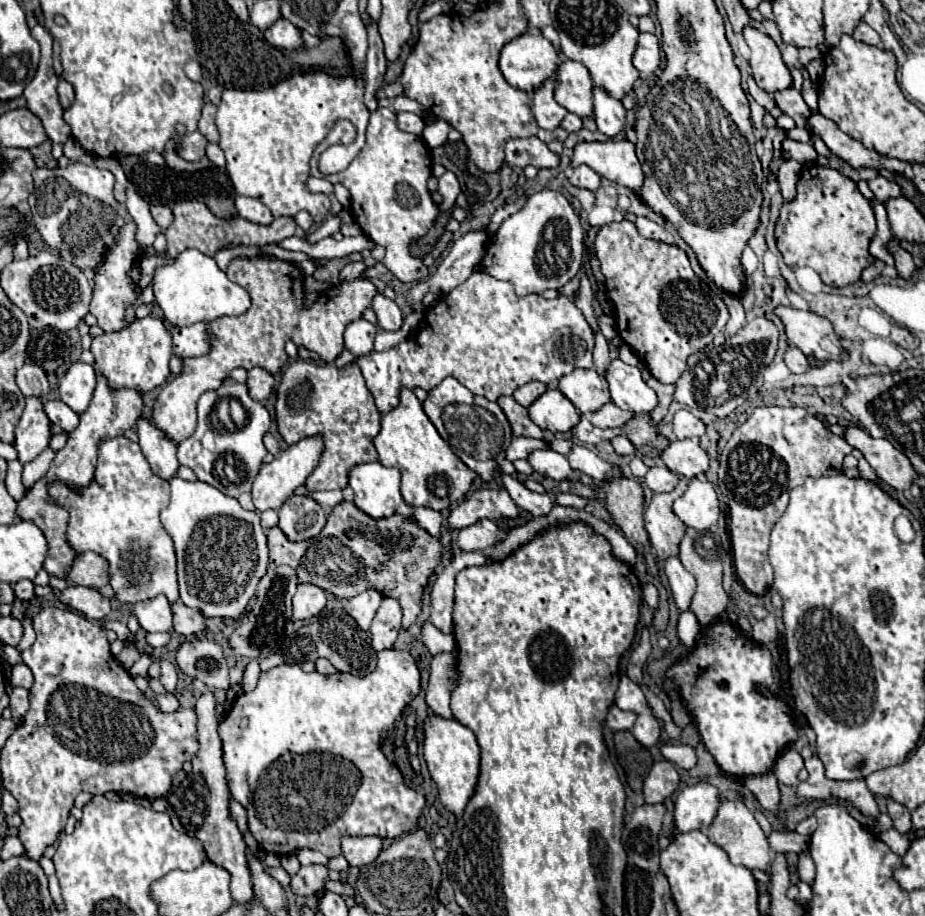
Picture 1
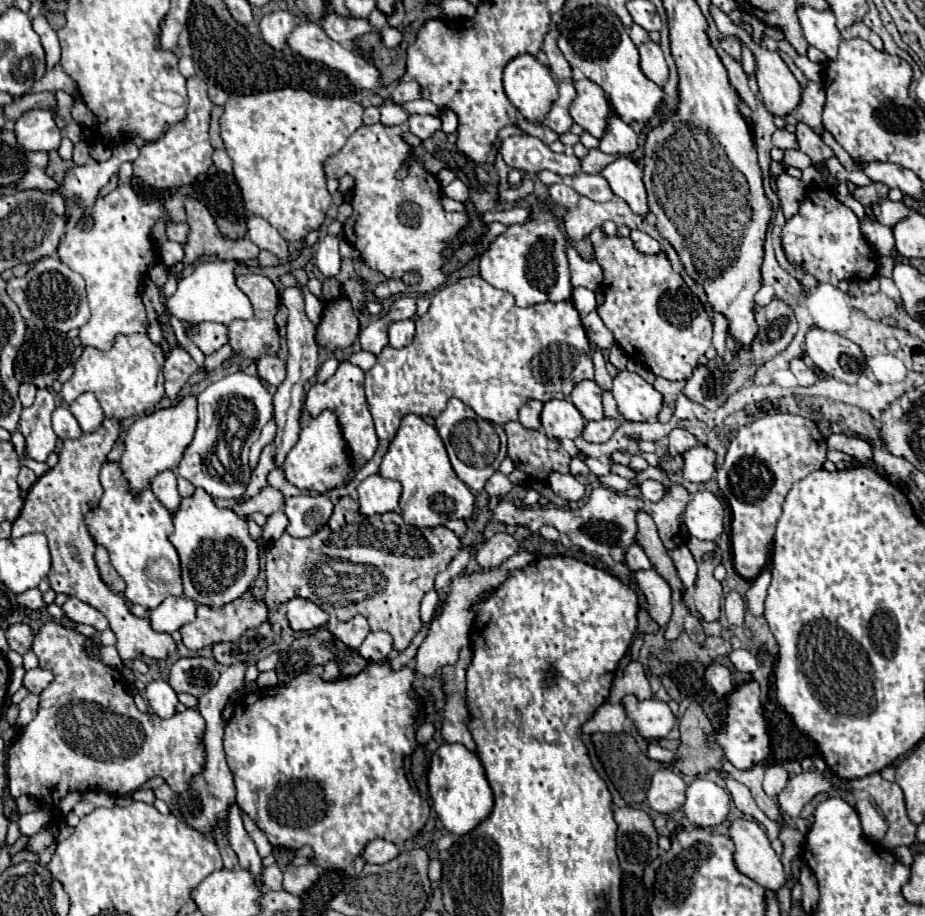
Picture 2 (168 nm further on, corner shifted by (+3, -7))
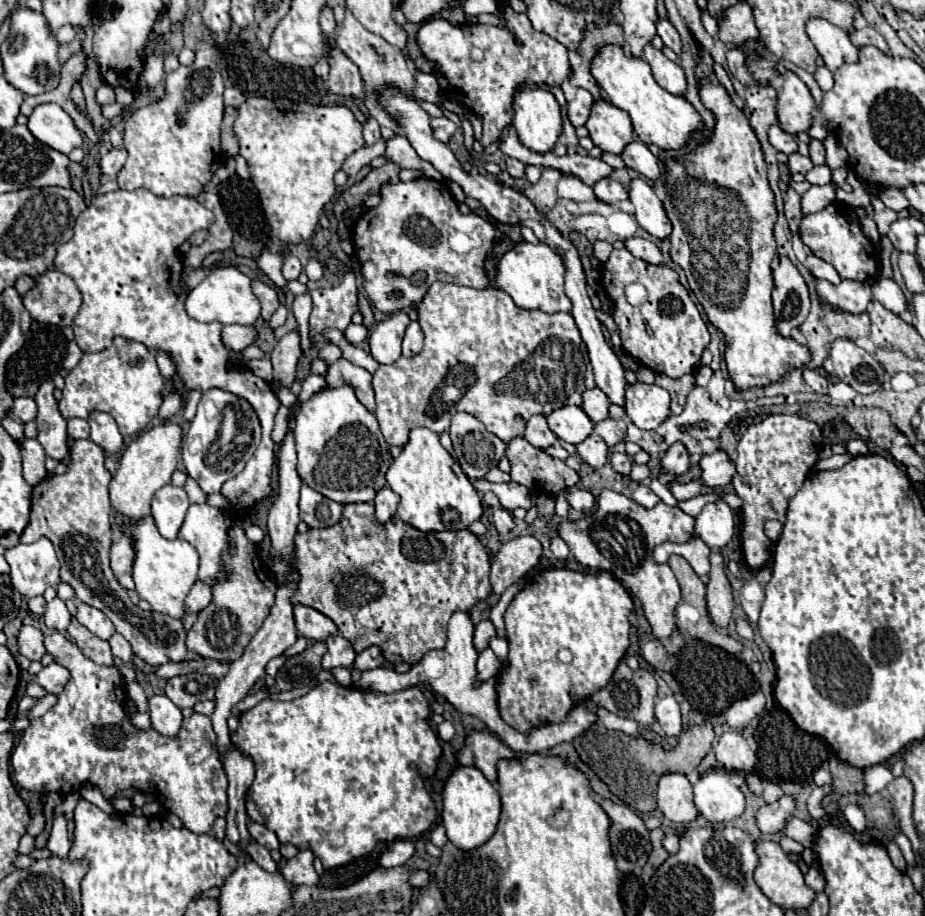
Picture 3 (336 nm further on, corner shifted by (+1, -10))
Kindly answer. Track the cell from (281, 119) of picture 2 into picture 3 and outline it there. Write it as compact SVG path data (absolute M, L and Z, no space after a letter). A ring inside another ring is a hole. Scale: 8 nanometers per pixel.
M249 96L237 108L237 112L239 114L233 124L233 132L239 142L239 154L247 160L251 182L259 192L271 234L281 238L285 244L309 240L317 228L325 204L335 196L335 172L341 170L349 154L365 144L361 124L347 106L313 106L307 102L293 102L289 98Z

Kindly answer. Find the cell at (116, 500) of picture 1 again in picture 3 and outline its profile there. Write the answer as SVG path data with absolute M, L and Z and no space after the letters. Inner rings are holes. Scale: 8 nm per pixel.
M113 512L113 526L129 528L129 536L133 540L135 560L133 560L133 580L135 580L135 592L139 598L147 600L151 604L151 610L183 618L183 600L189 592L189 588L197 582L197 568L199 568L199 556L197 550L185 542L185 540L167 540L159 534L153 516L145 516L141 520L133 520L129 516L123 516L121 512Z

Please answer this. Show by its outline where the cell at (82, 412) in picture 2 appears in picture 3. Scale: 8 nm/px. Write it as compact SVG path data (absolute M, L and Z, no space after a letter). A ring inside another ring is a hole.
M91 412L87 416L87 422L91 426L91 440L99 444L105 452L119 452L123 448L123 436L115 424L115 420L107 412Z

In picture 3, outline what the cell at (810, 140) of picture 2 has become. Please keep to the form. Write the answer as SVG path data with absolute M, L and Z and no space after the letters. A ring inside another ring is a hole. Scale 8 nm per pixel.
M811 140L809 142L809 158L813 160L813 164L825 164L825 148L821 140Z

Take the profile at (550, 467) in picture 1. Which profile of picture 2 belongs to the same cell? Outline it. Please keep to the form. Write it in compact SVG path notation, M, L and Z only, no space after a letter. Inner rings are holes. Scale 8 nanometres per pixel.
M551 473L549 475L549 485L565 501L581 501L585 497L585 485L581 485L573 475Z

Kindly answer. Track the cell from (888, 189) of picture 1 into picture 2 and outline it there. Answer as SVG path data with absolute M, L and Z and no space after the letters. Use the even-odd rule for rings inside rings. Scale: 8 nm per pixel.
M883 199L879 205L873 205L873 213L877 215L877 221L885 227L895 227L899 221L909 217L909 209L903 203L895 203L889 199Z

